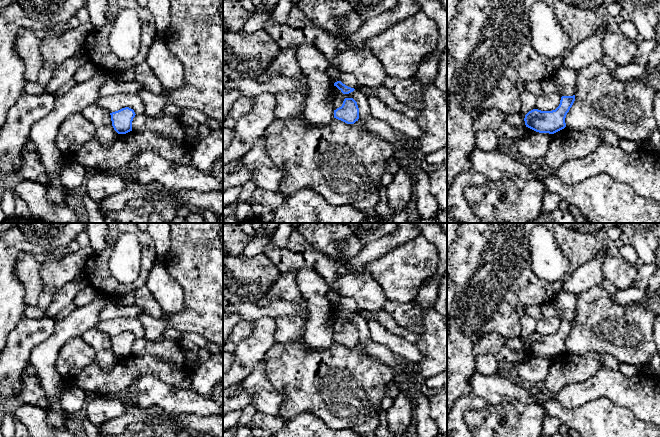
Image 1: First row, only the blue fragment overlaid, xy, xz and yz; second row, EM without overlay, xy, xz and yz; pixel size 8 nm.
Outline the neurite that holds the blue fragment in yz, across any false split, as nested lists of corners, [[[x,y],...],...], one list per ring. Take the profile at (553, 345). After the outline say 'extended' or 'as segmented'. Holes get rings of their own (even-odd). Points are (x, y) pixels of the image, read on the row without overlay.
[[[575,319],[562,320],[559,330],[552,335],[533,333],[524,342],[526,351],[539,356],[554,358],[566,351],[565,342],[575,325]]] | as segmented

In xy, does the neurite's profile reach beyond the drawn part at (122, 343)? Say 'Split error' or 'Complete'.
Complete

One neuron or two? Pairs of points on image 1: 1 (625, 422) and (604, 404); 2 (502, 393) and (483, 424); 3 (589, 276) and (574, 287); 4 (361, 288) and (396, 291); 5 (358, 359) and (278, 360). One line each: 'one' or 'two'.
1: one
2: two
3: one
4: two
5: one

